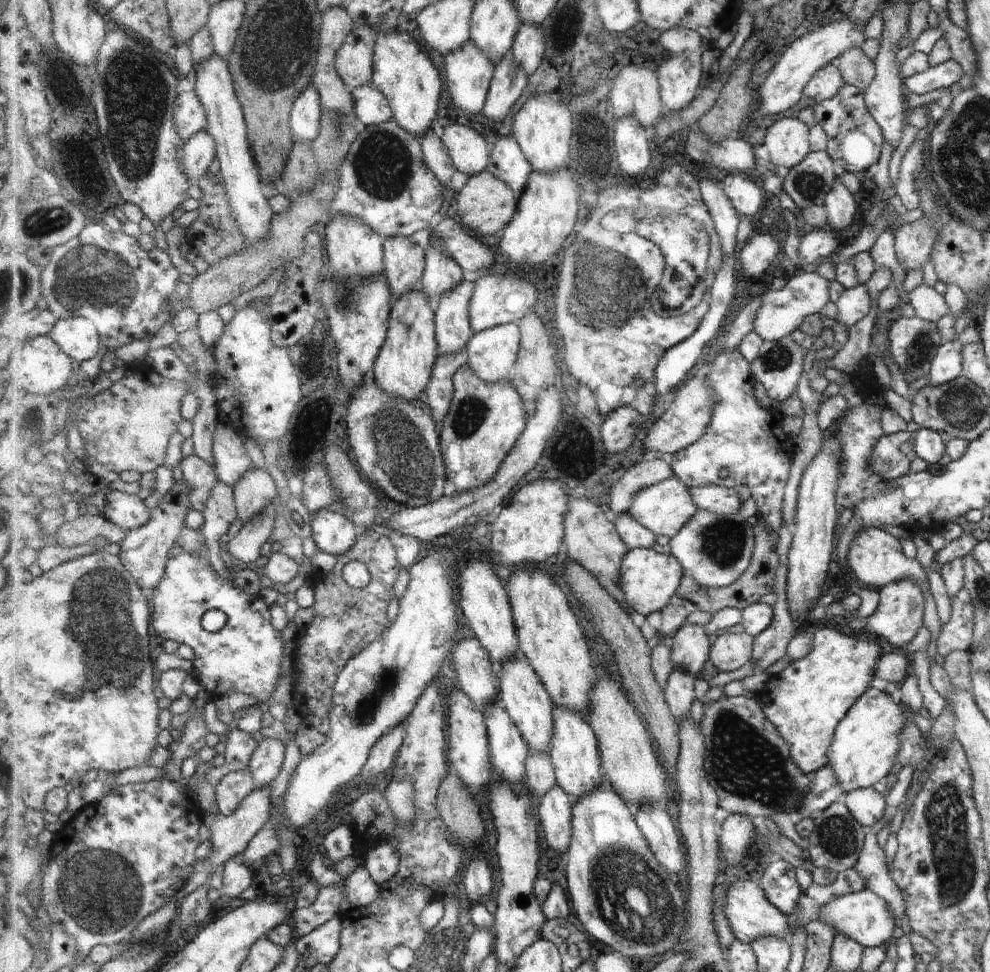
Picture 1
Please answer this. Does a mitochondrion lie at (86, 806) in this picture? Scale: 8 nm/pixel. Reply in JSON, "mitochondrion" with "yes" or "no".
{"mitochondrion":"no"}

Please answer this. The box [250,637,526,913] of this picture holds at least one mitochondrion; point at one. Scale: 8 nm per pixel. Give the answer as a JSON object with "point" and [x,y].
{"point":[366,708]}

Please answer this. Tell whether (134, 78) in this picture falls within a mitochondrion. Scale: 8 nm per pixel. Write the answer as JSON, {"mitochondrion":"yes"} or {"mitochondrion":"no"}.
{"mitochondrion":"yes"}

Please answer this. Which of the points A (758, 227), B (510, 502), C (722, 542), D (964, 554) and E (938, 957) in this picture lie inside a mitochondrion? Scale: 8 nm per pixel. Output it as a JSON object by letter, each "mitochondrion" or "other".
{"A":"other","B":"other","C":"mitochondrion","D":"other","E":"other"}

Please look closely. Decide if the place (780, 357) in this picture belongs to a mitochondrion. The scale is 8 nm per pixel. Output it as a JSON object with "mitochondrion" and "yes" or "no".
{"mitochondrion":"yes"}

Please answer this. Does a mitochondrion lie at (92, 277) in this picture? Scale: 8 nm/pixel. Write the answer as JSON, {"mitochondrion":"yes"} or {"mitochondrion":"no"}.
{"mitochondrion":"yes"}

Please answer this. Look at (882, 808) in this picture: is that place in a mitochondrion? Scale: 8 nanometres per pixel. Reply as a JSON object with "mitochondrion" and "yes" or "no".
{"mitochondrion":"no"}

